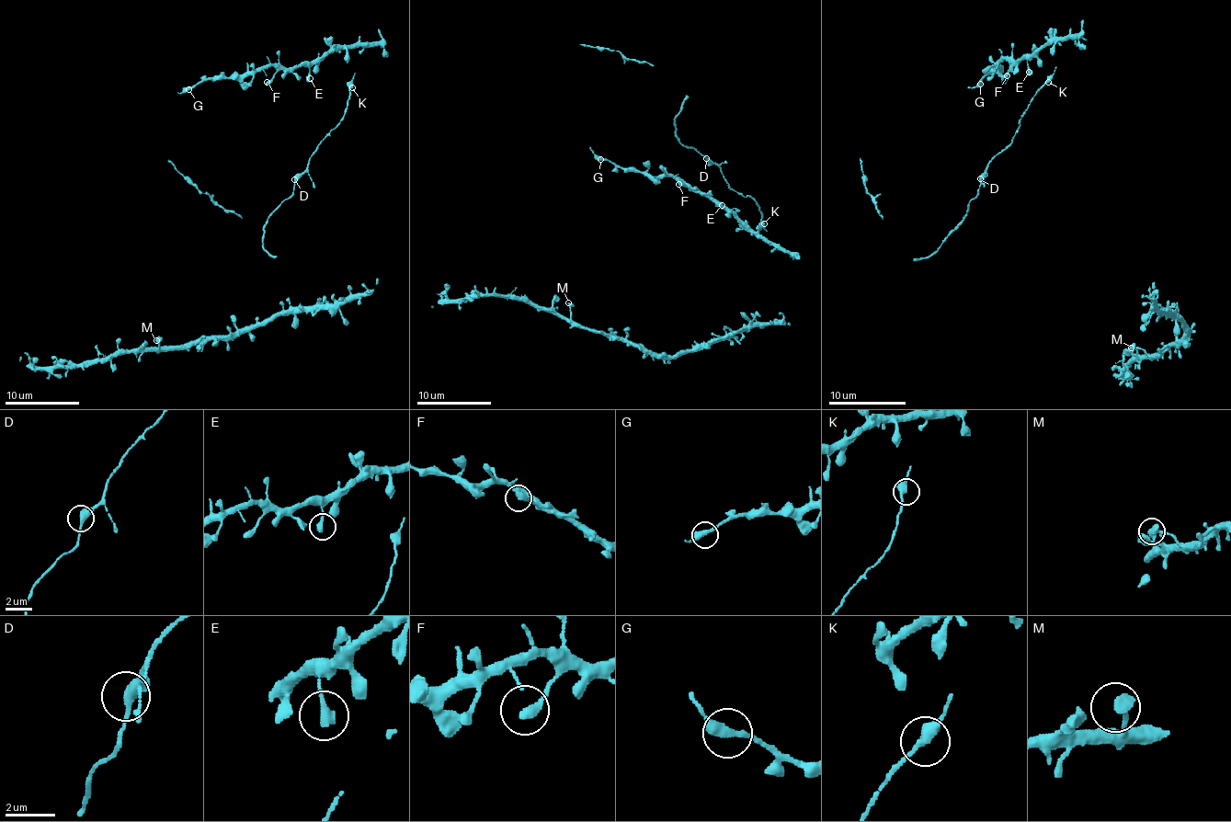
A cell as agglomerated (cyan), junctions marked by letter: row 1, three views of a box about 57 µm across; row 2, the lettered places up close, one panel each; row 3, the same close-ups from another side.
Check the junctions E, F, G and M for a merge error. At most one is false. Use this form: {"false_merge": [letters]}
{"false_merge": []}

